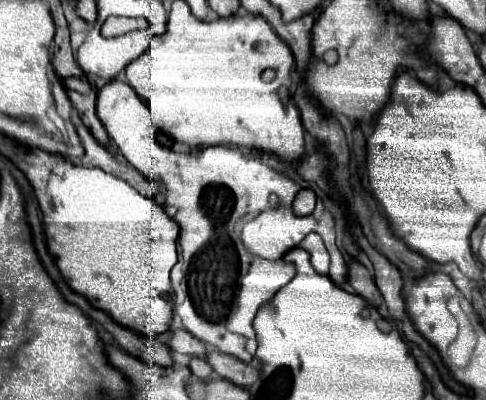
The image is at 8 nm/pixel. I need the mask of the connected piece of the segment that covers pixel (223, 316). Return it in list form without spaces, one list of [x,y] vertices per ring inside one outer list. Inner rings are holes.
[[[120,79],[108,81],[98,91],[96,113],[126,161],[148,179],[160,179],[166,189],[166,205],[176,207],[174,221],[180,225],[178,245],[182,251],[184,279],[174,289],[172,305],[174,313],[182,319],[184,329],[200,341],[250,363],[246,339],[224,327],[230,315],[228,309],[236,303],[240,277],[246,275],[250,253],[266,259],[278,259],[288,249],[296,247],[310,231],[314,231],[322,237],[330,253],[330,279],[334,283],[342,283],[346,279],[346,261],[336,247],[332,213],[324,207],[324,201],[318,199],[316,209],[310,215],[296,217],[290,203],[300,191],[300,183],[288,175],[270,169],[258,157],[240,153],[236,147],[214,145],[200,147],[192,153],[176,153],[160,145],[154,139],[156,127],[150,119],[146,103],[128,83]],[[270,193],[278,195],[280,203],[276,207],[270,205]]]

